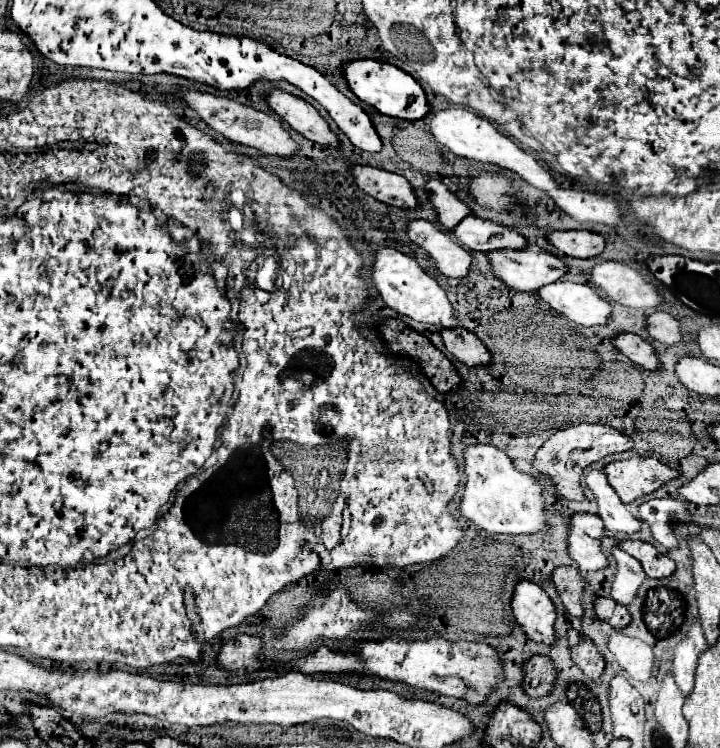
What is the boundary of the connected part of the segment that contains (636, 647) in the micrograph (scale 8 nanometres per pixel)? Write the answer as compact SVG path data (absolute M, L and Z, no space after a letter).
M611 630L609 634L609 650L613 652L619 666L639 682L649 682L651 674L655 672L655 654L651 646L643 640L629 638L619 630Z

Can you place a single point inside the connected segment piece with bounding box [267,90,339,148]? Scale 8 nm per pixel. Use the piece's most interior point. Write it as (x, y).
(300, 115)

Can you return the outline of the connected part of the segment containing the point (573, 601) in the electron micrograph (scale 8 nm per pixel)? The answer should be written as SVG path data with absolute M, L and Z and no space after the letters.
M561 566L553 574L553 586L561 594L565 608L571 616L583 616L583 590L587 580L573 566Z

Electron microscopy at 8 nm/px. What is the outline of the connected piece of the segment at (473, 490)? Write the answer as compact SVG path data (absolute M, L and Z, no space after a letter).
M489 444L465 448L465 474L467 484L461 500L461 516L491 534L539 534L549 528L545 520L543 486L529 474L519 472L513 460Z

